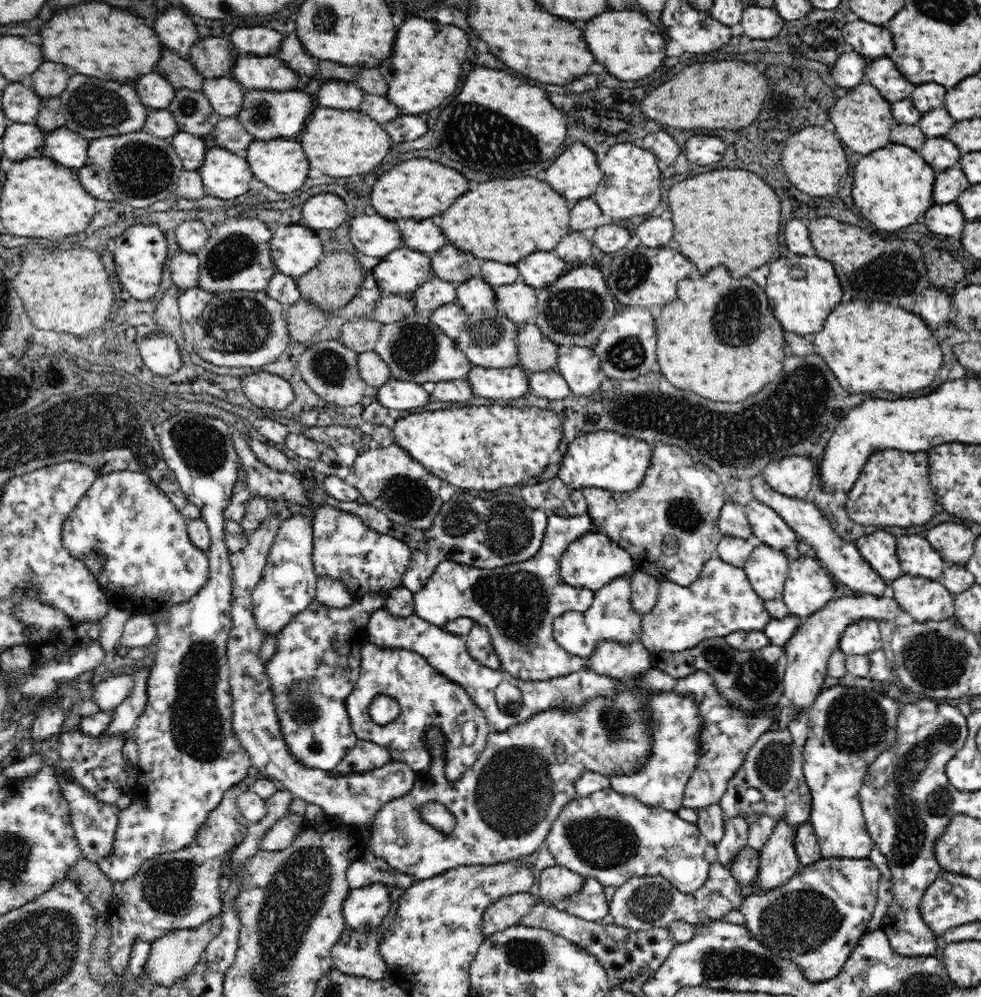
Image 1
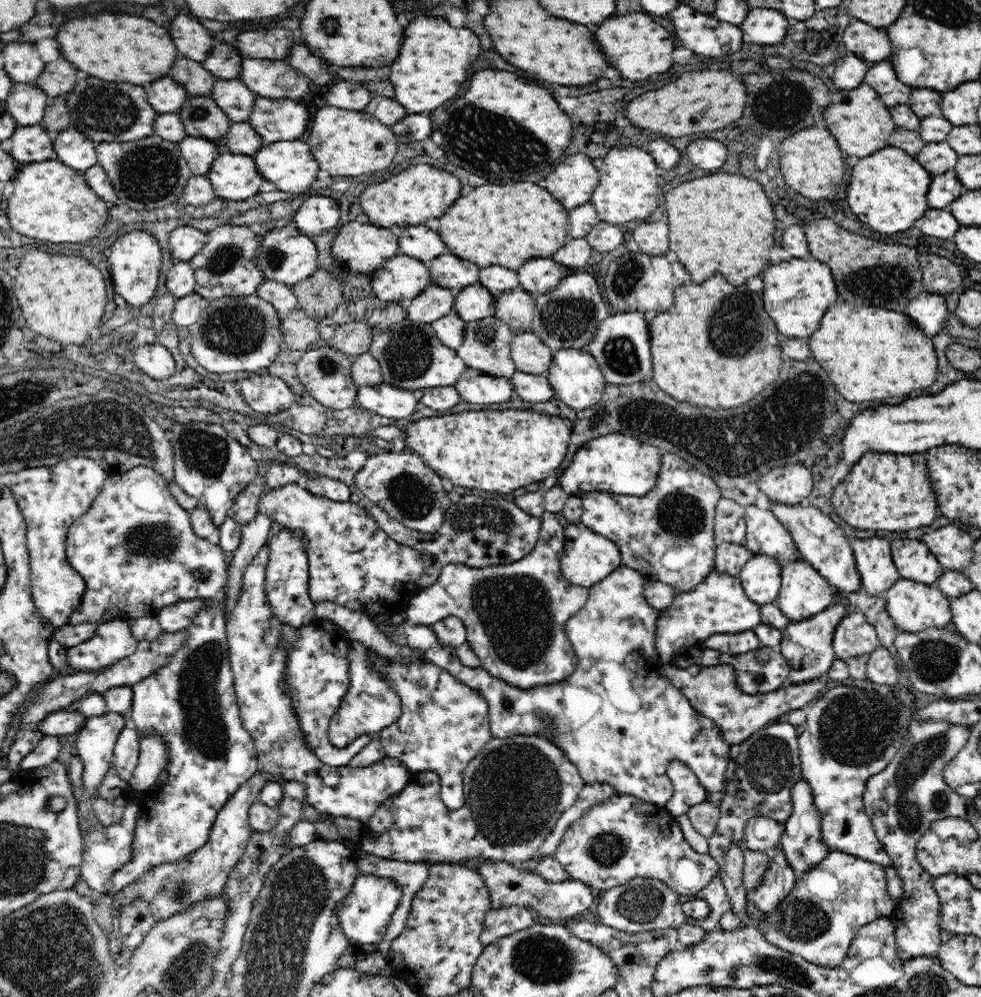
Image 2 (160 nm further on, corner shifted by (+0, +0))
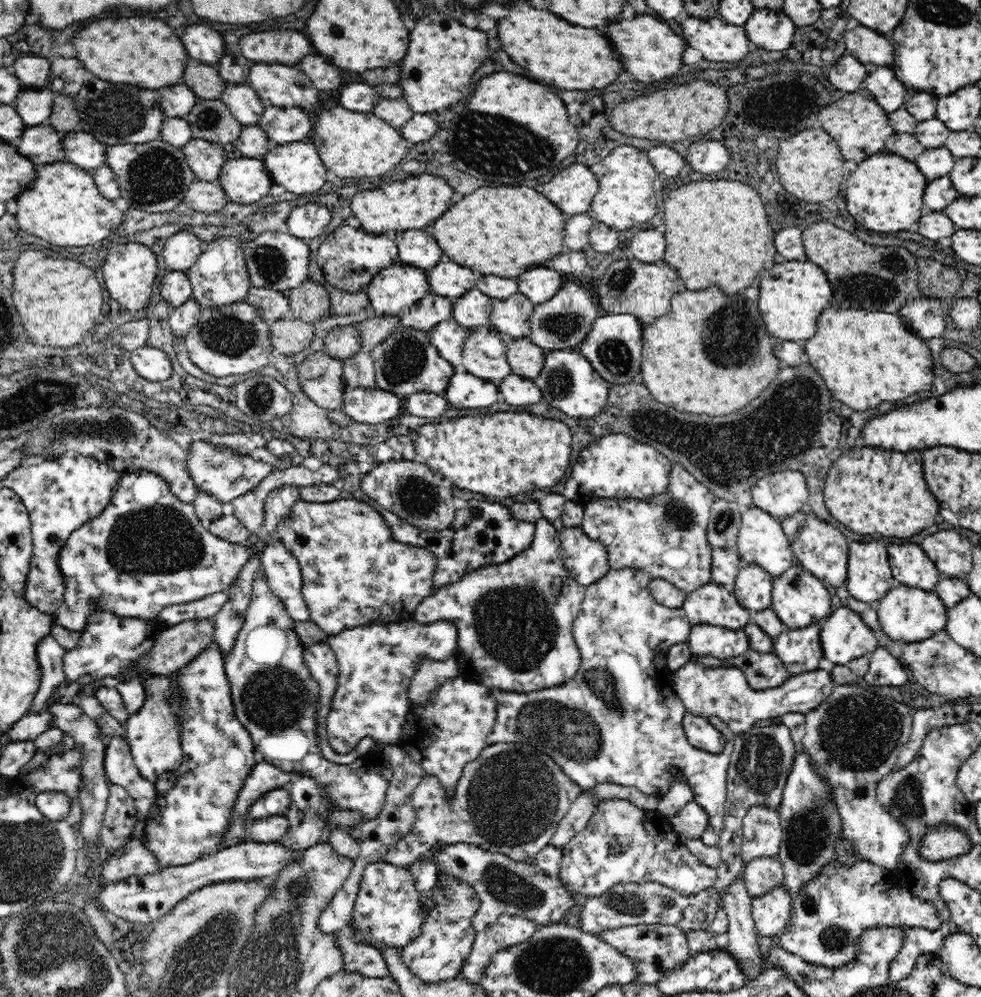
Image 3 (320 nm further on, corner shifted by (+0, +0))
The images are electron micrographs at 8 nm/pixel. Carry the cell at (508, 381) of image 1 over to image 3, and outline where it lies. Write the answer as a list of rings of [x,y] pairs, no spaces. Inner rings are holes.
[[[458,371],[452,375],[444,392],[451,408],[486,408],[498,400],[499,387],[468,373]]]

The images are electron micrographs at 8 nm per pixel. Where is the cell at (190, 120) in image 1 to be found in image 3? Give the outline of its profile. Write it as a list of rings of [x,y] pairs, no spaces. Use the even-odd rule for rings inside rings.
[[[199,99],[185,119],[192,127],[194,139],[203,138],[223,145],[229,142],[234,144],[244,127],[221,99]]]

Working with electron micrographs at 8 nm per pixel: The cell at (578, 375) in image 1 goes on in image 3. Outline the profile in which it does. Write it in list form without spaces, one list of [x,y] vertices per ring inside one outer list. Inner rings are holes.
[[[568,349],[547,352],[542,372],[532,381],[542,393],[542,398],[540,398],[542,404],[550,405],[576,420],[592,418],[600,414],[609,397],[610,383],[594,370],[591,362],[584,358],[584,355]]]

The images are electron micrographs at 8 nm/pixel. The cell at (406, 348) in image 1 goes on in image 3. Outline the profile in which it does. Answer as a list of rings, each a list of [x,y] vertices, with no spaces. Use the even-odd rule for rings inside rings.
[[[401,326],[369,352],[375,368],[376,388],[401,398],[421,392],[444,393],[455,373],[451,363],[440,357],[439,350],[432,346],[427,332],[410,327]]]

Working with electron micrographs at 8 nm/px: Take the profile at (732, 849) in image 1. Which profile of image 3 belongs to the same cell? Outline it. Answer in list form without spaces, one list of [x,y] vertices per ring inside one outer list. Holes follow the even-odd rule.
[[[738,877],[730,886],[725,890],[724,896],[721,898],[720,907],[727,915],[728,924],[728,937],[726,951],[737,961],[741,967],[743,974],[746,975],[747,981],[756,980],[763,972],[762,968],[762,955],[758,949],[757,933],[755,930],[754,918],[752,917],[752,898],[748,895],[742,877]]]

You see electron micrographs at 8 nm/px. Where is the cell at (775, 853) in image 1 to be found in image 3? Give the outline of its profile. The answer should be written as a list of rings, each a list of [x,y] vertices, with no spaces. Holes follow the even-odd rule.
[[[786,886],[776,887],[768,894],[754,898],[752,917],[757,935],[761,937],[780,936],[789,924],[793,900]]]

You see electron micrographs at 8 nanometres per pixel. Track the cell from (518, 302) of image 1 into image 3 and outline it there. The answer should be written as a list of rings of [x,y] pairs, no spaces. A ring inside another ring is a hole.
[[[520,292],[503,301],[494,300],[490,314],[491,325],[506,341],[526,339],[531,332],[529,318],[534,309],[535,304]]]

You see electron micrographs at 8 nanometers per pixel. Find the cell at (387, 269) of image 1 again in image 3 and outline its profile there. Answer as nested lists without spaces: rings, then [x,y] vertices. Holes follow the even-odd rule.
[[[393,263],[367,284],[369,311],[374,316],[397,316],[430,293],[427,271]]]

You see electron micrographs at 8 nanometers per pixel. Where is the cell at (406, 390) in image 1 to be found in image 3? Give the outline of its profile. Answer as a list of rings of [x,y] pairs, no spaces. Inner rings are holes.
[[[346,388],[342,410],[345,416],[359,424],[382,424],[404,415],[403,399],[378,388]]]

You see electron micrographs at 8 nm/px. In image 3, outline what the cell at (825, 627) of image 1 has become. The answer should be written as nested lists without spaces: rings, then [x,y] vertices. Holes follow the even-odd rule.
[[[820,624],[785,630],[773,640],[771,652],[784,663],[790,676],[818,669],[823,657]]]

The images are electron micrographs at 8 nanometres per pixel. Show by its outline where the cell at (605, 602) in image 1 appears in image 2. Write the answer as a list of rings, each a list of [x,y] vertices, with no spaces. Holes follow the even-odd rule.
[[[620,565],[606,578],[590,586],[586,604],[565,622],[565,634],[577,656],[574,672],[562,682],[526,690],[510,686],[482,668],[464,666],[456,655],[455,647],[444,646],[430,626],[394,624],[387,615],[377,615],[373,620],[393,644],[417,649],[428,662],[447,670],[470,689],[477,690],[489,706],[490,730],[494,738],[505,739],[516,735],[542,737],[563,750],[570,763],[578,769],[584,784],[610,784],[620,795],[632,795],[661,807],[673,794],[671,781],[667,778],[667,765],[671,761],[680,761],[700,779],[700,784],[707,790],[706,801],[719,808],[725,795],[731,744],[724,740],[720,726],[700,715],[661,673],[662,663],[655,645],[657,619],[661,617],[661,611],[646,602],[645,582],[646,578],[640,572]]]

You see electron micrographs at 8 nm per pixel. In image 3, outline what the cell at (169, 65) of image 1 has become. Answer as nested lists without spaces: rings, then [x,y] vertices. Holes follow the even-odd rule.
[[[188,62],[184,72],[184,84],[196,93],[199,99],[220,99],[228,82],[220,77],[216,67],[205,65],[202,62]]]

